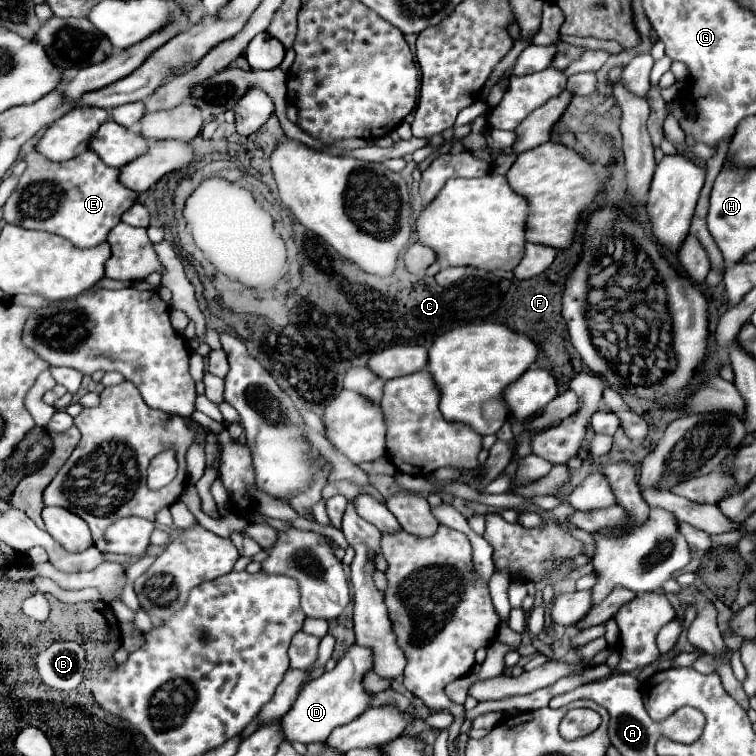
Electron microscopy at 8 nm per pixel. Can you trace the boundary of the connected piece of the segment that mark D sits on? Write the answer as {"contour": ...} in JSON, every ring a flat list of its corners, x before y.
{"contour":[[354,642,338,660,332,672,324,672,322,676,306,682,290,712,282,716,284,740,288,742,296,740,302,744,324,742,334,728,352,722,364,710,368,710,372,704,372,694,362,686,362,678,366,672,372,670,372,662,374,662,372,650,368,646,360,646]]}

